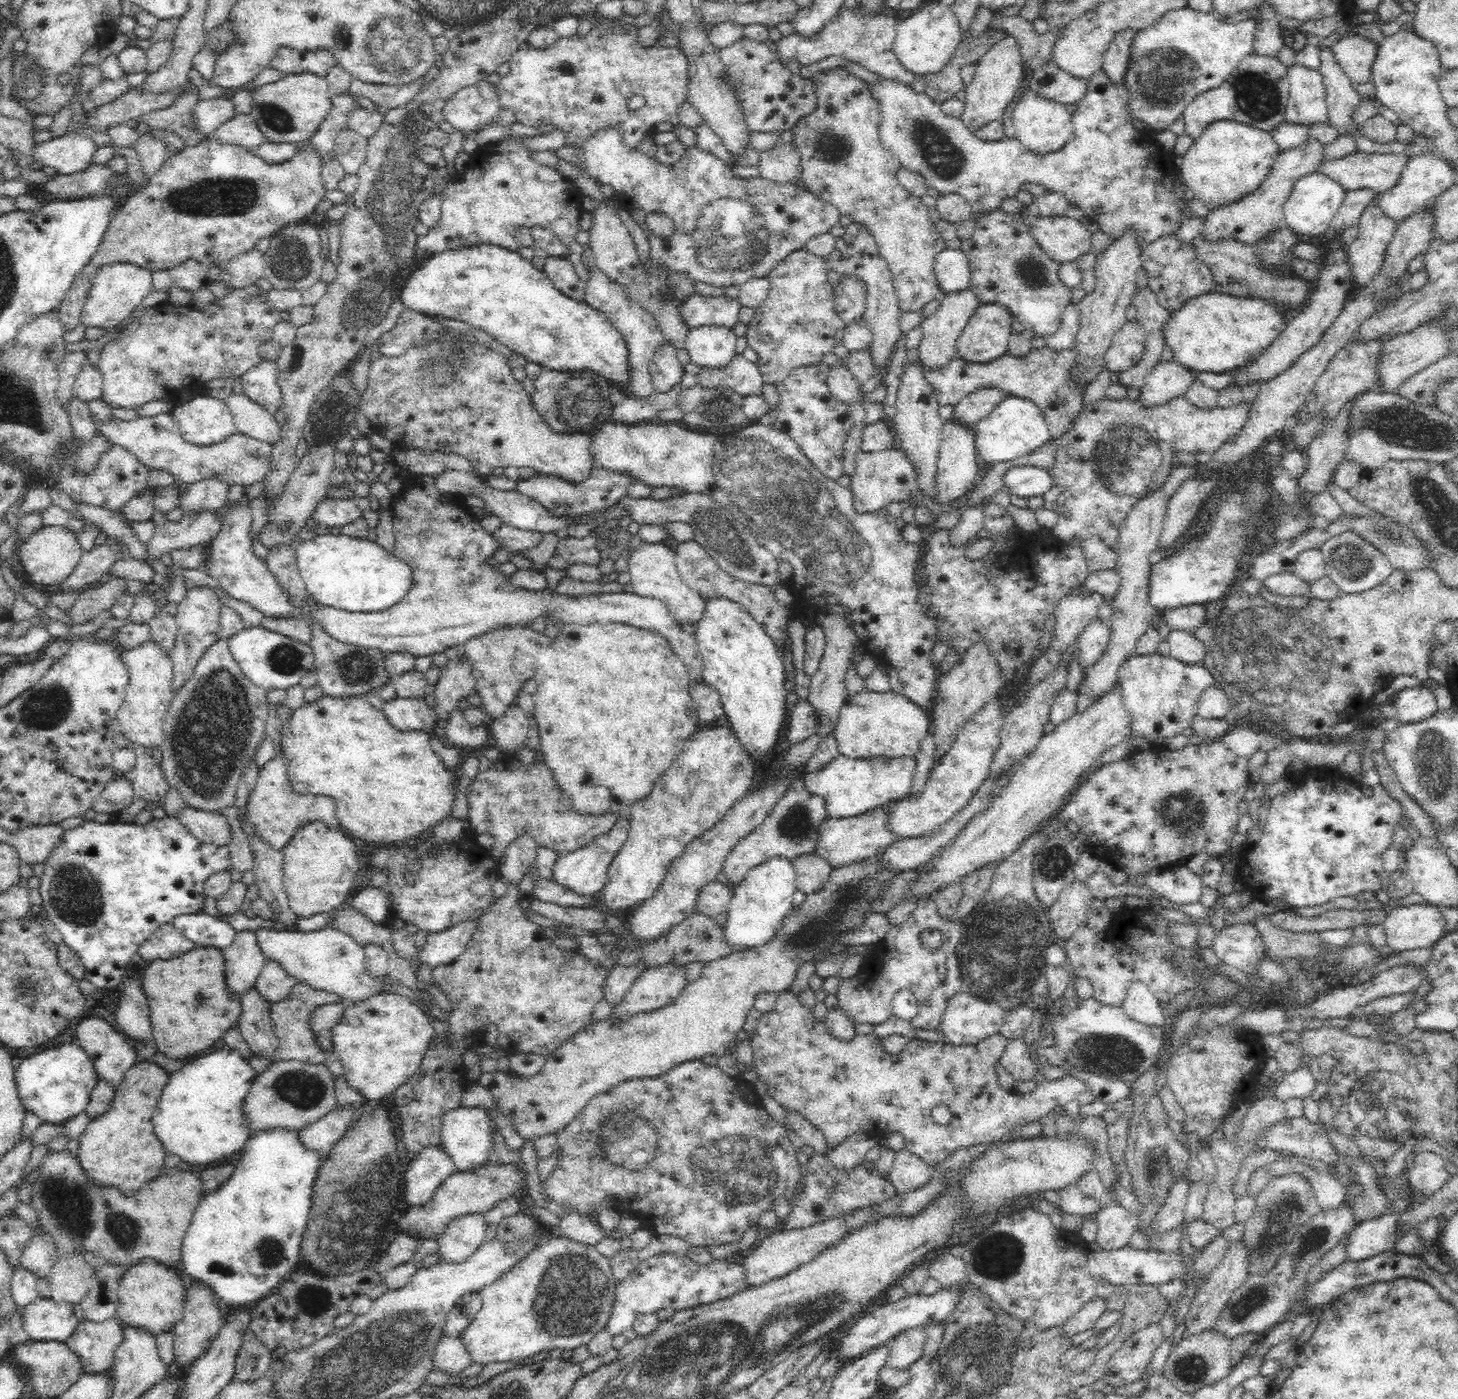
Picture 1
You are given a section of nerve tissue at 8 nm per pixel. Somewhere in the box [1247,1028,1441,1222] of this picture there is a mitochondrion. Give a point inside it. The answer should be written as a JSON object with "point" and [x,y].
{"point":[1388,1086]}

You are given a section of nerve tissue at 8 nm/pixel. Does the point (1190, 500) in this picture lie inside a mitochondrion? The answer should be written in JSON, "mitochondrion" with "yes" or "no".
{"mitochondrion":"yes"}

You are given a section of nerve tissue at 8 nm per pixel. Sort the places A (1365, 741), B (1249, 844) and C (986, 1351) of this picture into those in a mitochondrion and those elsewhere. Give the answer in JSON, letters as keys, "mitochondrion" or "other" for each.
{"A":"other","B":"other","C":"mitochondrion"}

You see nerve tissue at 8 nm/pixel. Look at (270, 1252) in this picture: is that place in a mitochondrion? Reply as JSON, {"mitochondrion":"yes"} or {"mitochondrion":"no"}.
{"mitochondrion":"yes"}

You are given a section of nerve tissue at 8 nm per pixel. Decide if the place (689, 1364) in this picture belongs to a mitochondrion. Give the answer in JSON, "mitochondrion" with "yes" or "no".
{"mitochondrion":"yes"}

